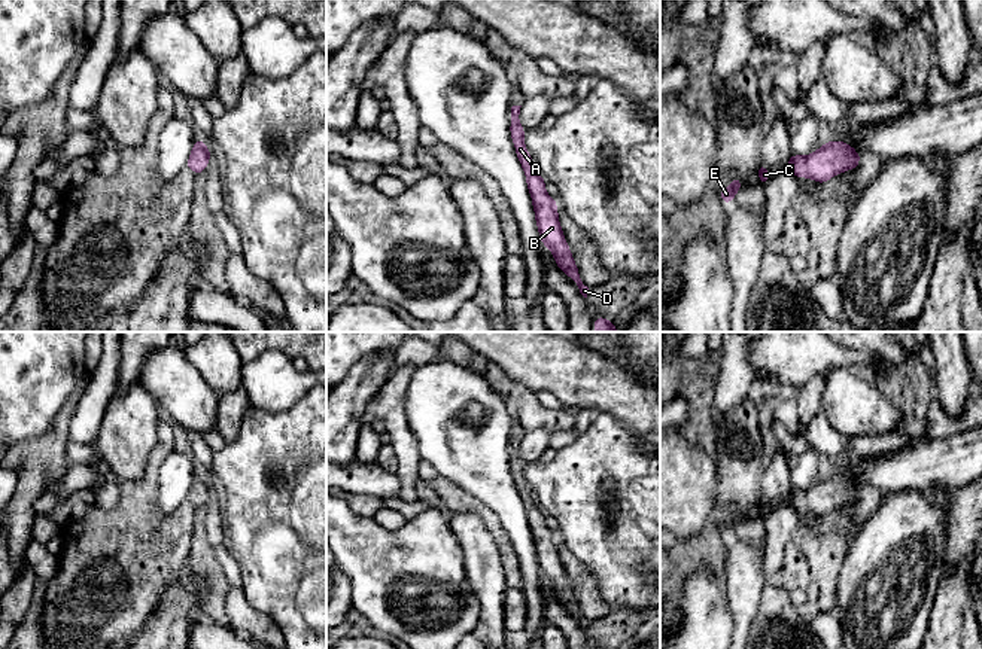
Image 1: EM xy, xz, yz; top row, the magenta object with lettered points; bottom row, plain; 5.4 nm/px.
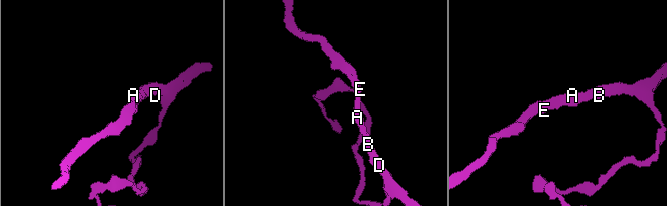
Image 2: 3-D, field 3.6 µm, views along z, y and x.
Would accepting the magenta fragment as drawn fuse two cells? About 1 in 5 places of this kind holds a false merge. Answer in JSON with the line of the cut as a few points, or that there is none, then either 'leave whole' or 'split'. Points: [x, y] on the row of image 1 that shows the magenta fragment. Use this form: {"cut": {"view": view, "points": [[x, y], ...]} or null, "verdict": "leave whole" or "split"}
{"cut": null, "verdict": "leave whole"}

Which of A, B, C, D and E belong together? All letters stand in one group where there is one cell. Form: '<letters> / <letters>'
A B C D E

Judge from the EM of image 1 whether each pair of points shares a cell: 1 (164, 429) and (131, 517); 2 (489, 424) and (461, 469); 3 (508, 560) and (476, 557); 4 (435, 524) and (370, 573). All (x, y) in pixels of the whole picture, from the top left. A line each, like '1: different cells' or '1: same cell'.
1: different cells
2: same cell
3: different cells
4: same cell

